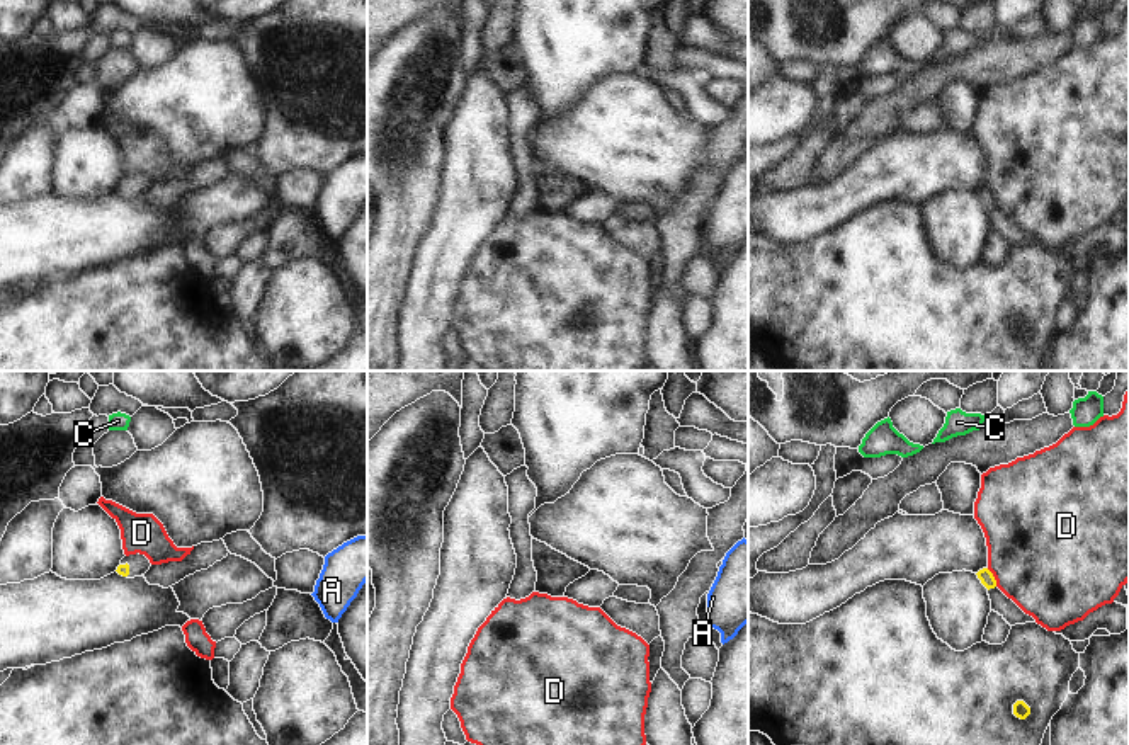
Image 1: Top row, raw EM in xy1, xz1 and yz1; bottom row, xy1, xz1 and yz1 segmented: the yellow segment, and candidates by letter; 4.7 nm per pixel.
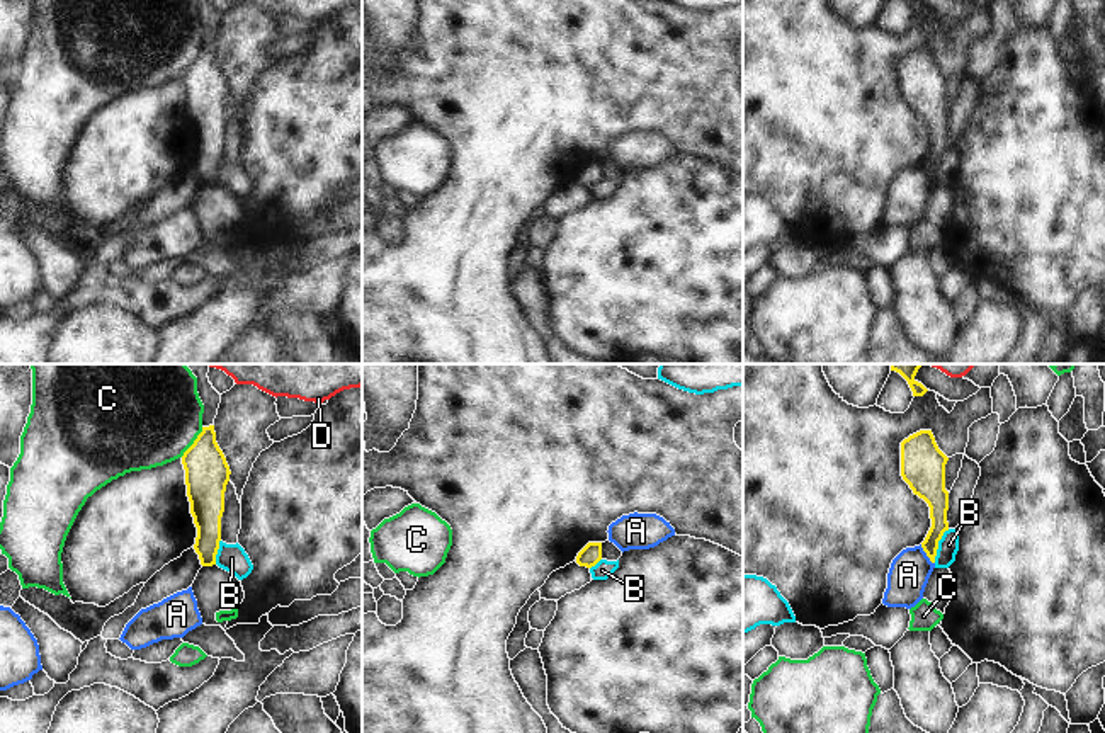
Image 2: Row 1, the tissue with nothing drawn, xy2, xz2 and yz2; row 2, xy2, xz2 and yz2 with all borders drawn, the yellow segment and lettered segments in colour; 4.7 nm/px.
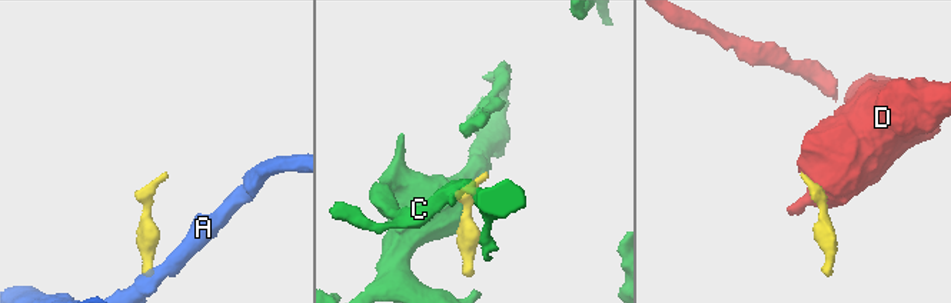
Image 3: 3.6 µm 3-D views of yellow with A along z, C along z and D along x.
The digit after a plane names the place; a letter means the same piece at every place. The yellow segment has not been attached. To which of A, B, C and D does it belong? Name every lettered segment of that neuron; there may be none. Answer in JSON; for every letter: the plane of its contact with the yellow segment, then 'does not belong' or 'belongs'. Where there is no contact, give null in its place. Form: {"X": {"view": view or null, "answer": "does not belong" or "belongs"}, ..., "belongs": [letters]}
{"A": {"view": "yz2", "answer": "does not belong"}, "B": {"view": "yz2", "answer": "does not belong"}, "C": {"view": "xy2", "answer": "does not belong"}, "D": {"view": "yz1", "answer": "does not belong"}, "belongs": []}

